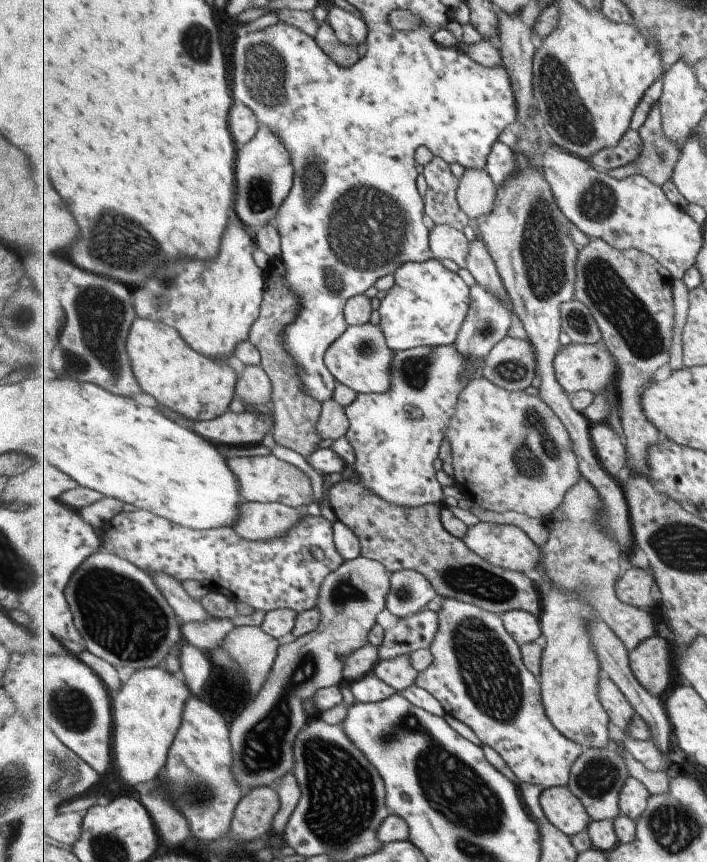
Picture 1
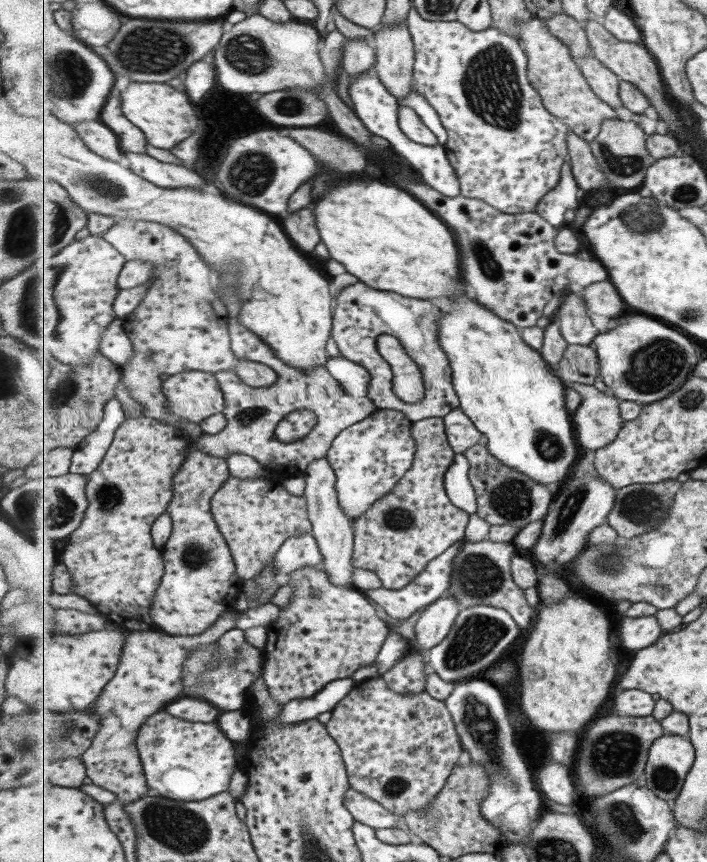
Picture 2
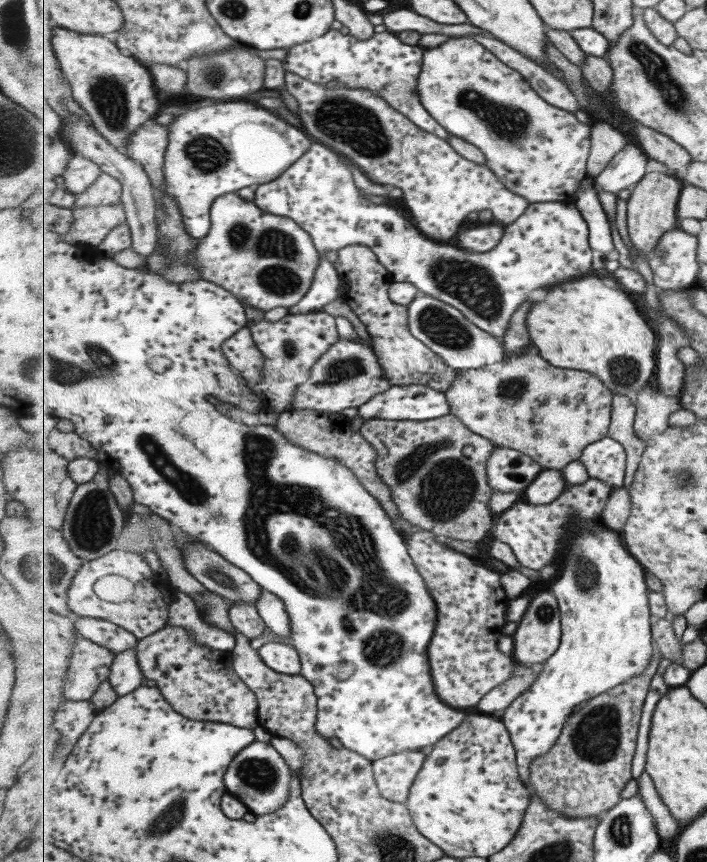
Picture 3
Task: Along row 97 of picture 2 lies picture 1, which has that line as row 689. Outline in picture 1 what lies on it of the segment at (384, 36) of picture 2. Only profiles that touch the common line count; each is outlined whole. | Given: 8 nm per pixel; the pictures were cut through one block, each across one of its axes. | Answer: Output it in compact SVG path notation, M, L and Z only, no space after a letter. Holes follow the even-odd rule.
M403 654L393 659L380 660L373 674L377 675L385 684L393 686L399 693L411 688L419 678L419 670L413 666L412 654Z

